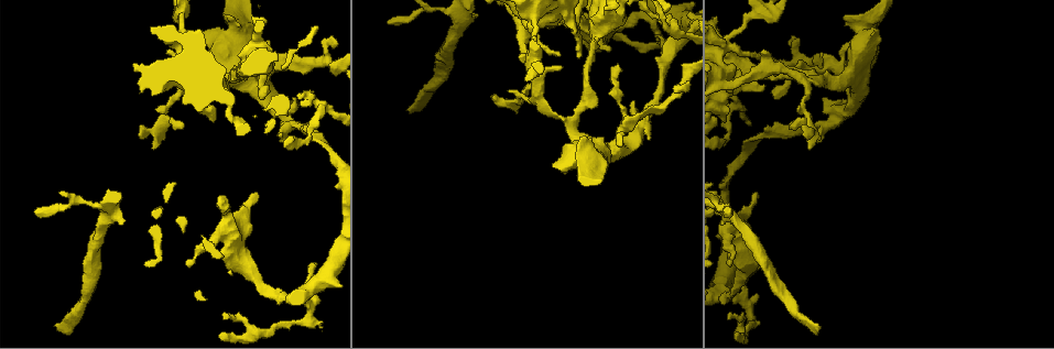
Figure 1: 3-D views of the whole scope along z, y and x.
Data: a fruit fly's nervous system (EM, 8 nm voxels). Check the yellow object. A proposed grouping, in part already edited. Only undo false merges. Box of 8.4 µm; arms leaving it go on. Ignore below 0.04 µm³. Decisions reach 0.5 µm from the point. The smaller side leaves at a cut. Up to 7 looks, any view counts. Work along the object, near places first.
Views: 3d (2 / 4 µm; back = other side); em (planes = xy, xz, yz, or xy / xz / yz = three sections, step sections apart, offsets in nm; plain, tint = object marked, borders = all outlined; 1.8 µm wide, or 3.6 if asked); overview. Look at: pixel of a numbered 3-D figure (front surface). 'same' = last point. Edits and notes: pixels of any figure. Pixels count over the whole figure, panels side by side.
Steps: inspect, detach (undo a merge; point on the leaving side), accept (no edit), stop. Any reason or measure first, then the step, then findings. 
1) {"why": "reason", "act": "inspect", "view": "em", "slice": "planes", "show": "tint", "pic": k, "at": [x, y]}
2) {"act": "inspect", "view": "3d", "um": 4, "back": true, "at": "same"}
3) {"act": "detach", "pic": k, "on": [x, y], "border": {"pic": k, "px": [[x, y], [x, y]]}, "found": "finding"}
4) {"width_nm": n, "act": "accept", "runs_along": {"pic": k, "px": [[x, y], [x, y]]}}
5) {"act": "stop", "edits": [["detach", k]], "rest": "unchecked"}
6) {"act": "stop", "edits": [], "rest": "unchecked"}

{"why": "thick turns thin", "act": "inspect", "view": "3d", "um": 4, "pic": 1, "at": [600, 23]}

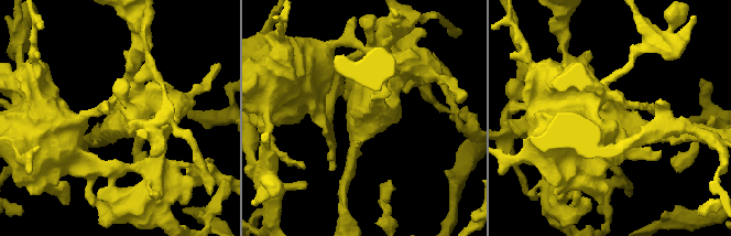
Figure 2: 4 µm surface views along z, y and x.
{"why": "now the EM", "act": "inspect", "view": "em", "um": 3.6, "slice": "xy", "step": 8, "show": "tint", "pic": 2, "at": [365, 121]}

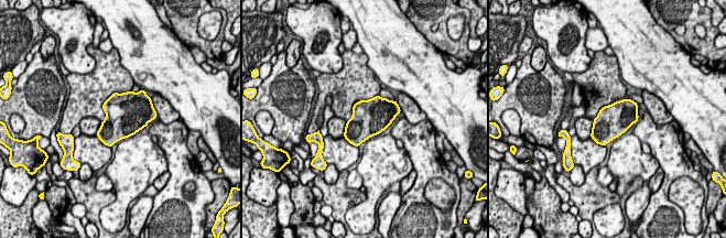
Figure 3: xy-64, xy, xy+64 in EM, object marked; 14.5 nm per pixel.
{"width_nm": 480, "act": "detach", "pic": 3, "on": [116, 99], "found": "two neurons meet here"}

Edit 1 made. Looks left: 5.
{"why": "three-way junction", "act": "inspect", "view": "em", "slice": "planes", "show": "tint", "pic": 1, "at": [858, 89]}

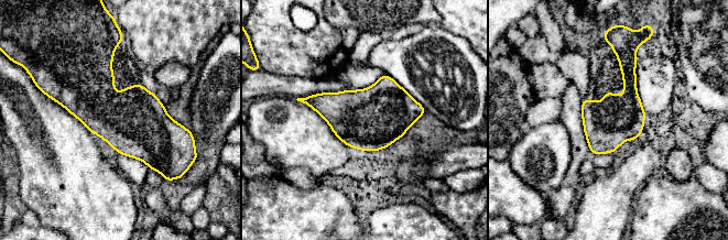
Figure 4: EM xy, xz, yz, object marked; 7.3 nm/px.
{"act": "accept", "found": "continuous, no second neuron"}

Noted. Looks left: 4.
{"why": "three arms meet", "act": "inspect", "view": "em", "slice": "xz", "step": 4, "show": "tint", "pic": 1, "at": [657, 13]}

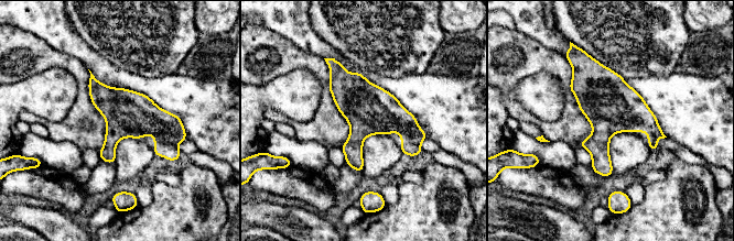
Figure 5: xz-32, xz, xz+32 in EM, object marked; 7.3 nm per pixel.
{"act": "inspect", "view": "em", "slice": "yz", "step": 16, "show": "borders", "at": "same"}

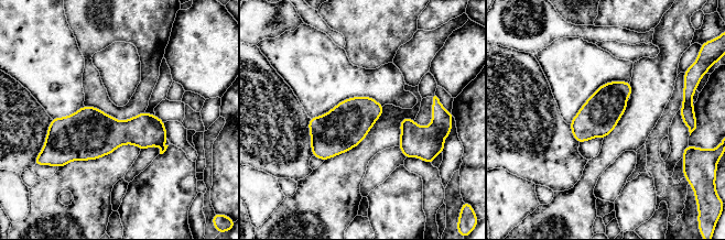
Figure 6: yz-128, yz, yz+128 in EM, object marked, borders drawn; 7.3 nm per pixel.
{"width_nm": 160, "act": "accept", "found": "all the same neuron"}

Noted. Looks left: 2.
{"act": "stop", "edits": [["detach", 3]], "rest": "unchecked"}

